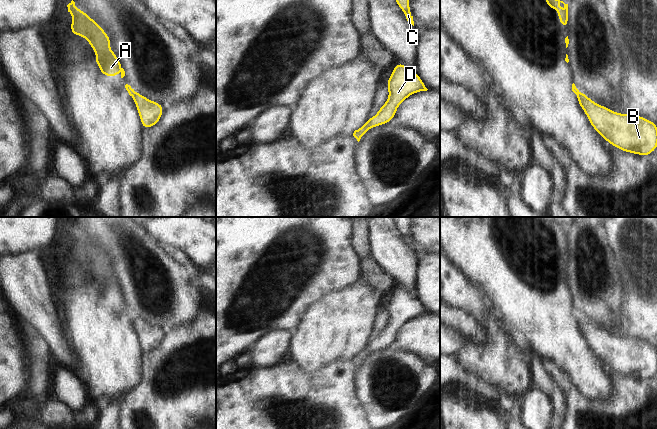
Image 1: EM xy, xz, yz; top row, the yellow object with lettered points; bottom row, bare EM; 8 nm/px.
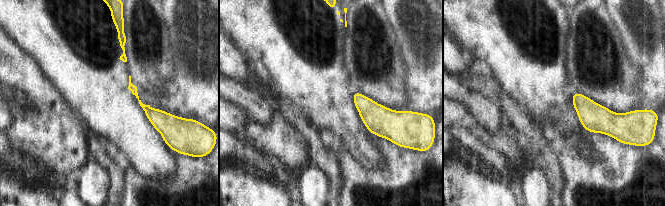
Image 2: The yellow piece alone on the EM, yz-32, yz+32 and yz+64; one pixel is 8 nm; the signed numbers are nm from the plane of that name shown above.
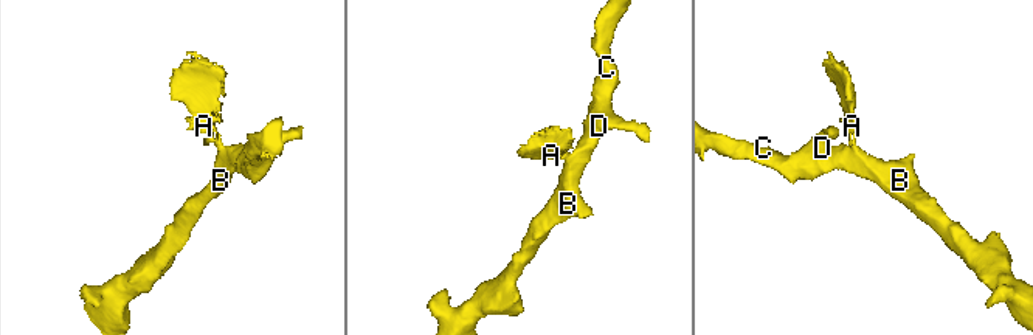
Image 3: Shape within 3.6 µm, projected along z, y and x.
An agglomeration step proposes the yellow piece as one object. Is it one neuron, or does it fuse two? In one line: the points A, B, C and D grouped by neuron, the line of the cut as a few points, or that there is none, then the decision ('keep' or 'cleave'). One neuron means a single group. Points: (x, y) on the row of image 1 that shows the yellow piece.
A / B C D; cut in xy along (135, 92), (132, 97); cleave

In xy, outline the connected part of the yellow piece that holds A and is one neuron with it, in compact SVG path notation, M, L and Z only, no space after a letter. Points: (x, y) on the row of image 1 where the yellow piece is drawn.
M72 0L68 5L68 12L72 15L73 22L70 24L71 33L84 37L88 40L91 48L97 53L95 63L99 64L99 70L107 77L116 77L117 71L121 72L121 78L125 71L121 67L118 57L109 47L112 40L107 36L99 24L91 19L87 13L79 10Z

